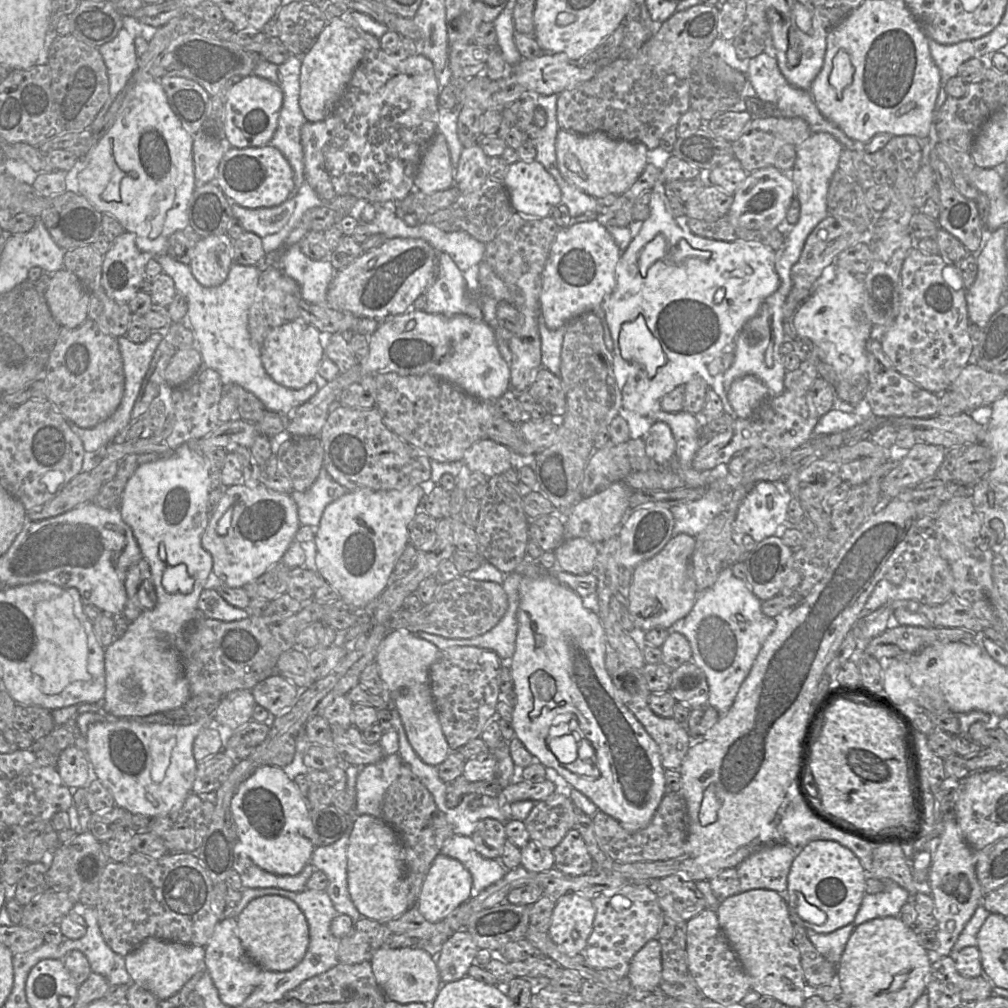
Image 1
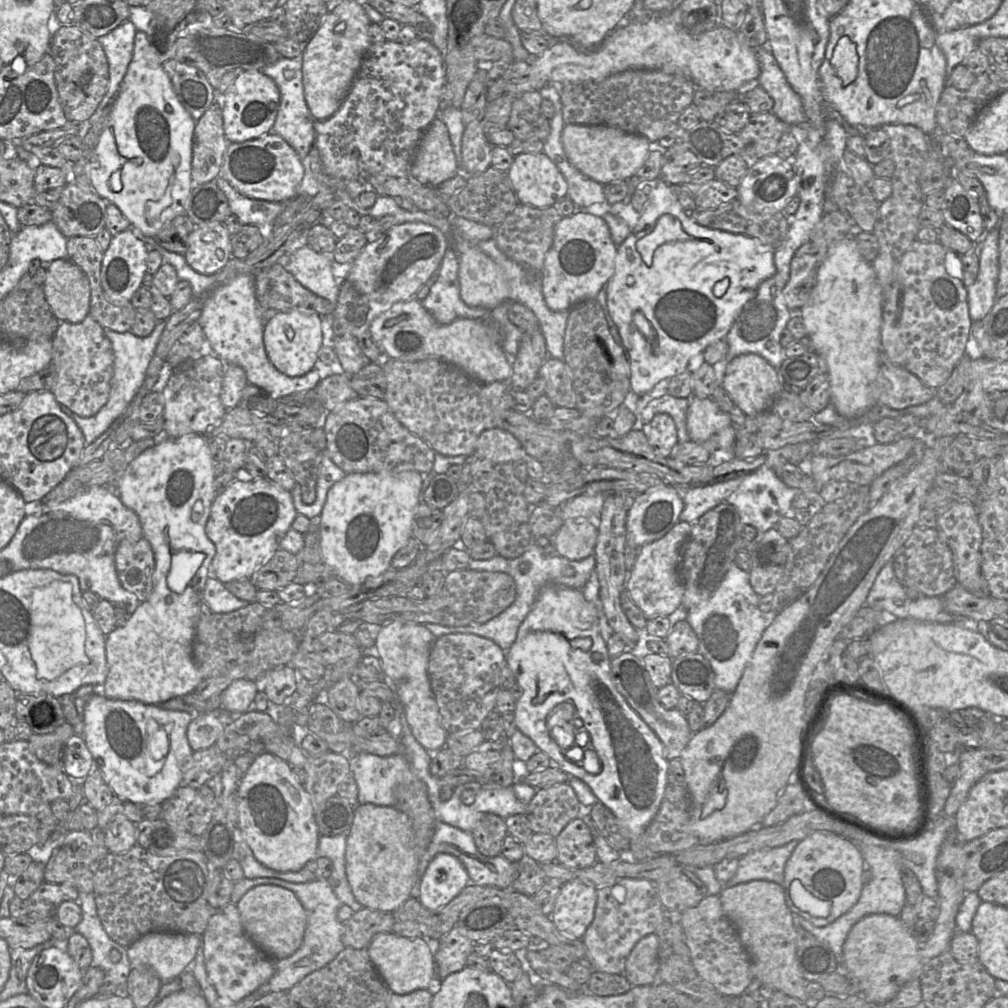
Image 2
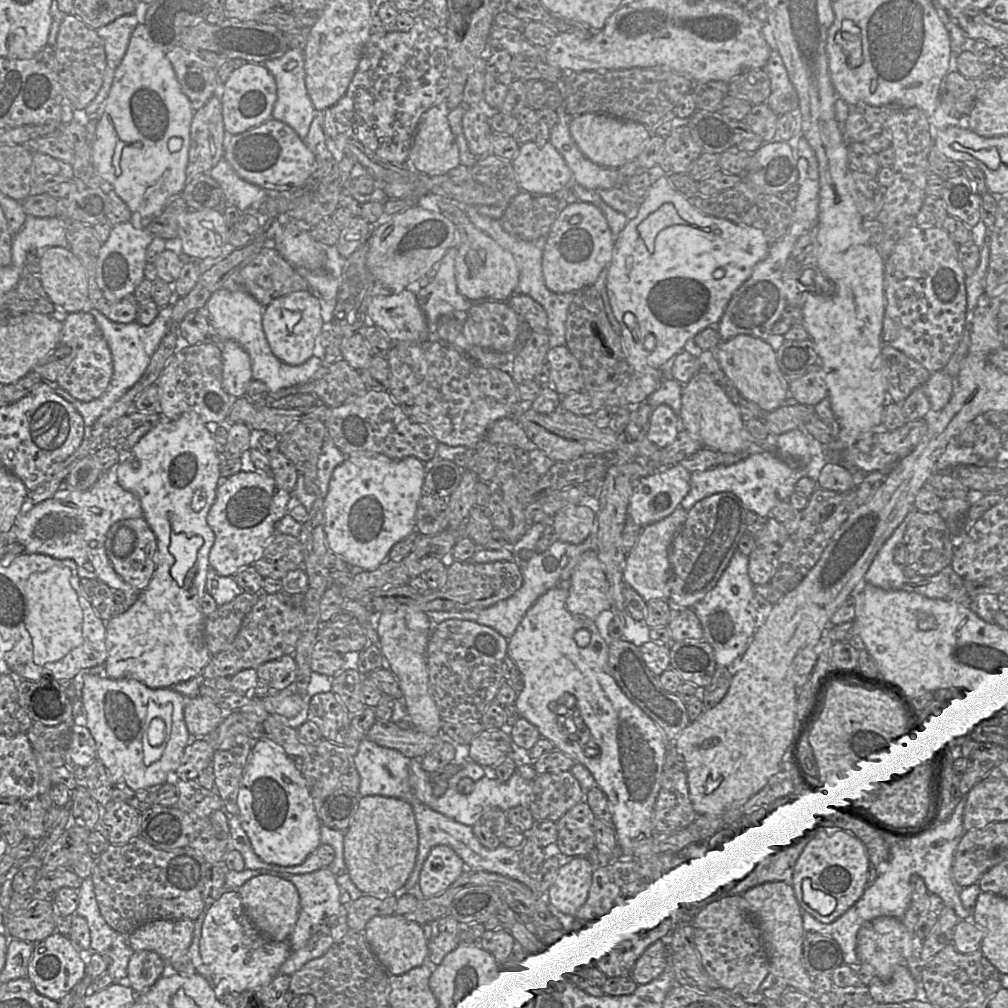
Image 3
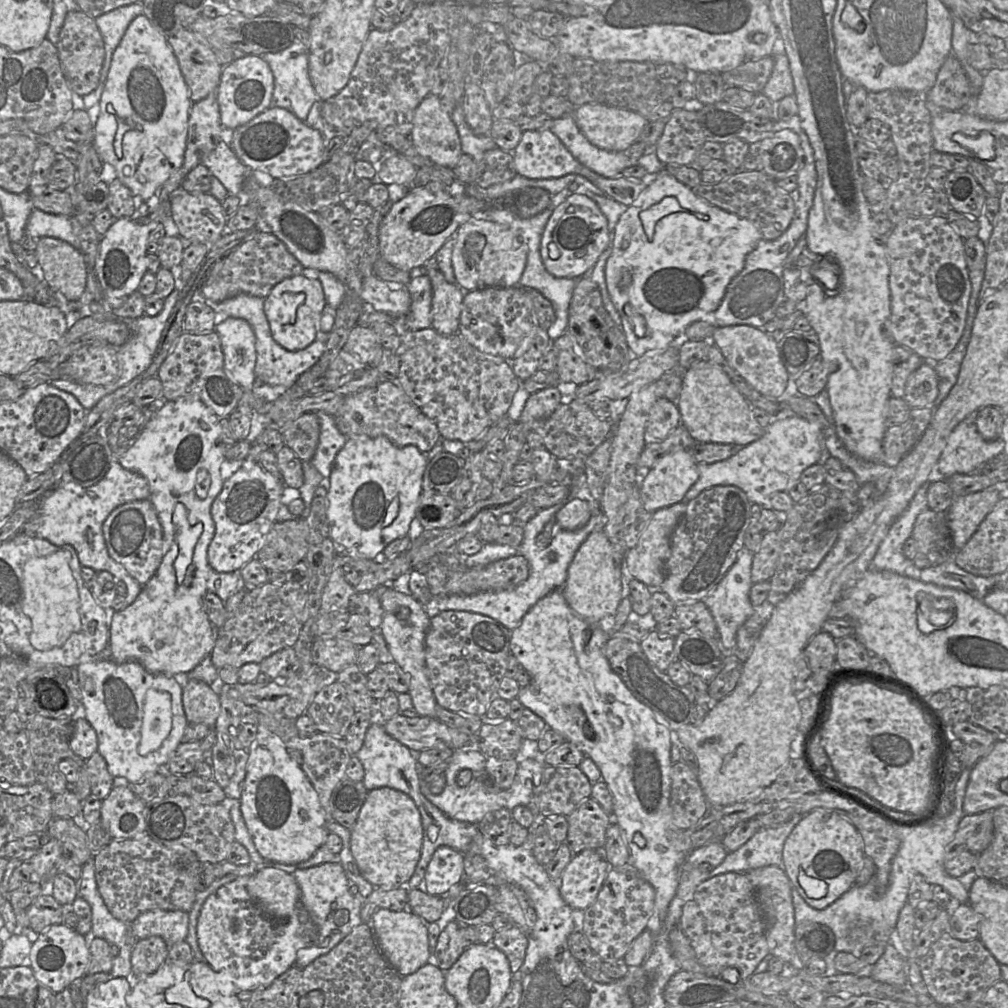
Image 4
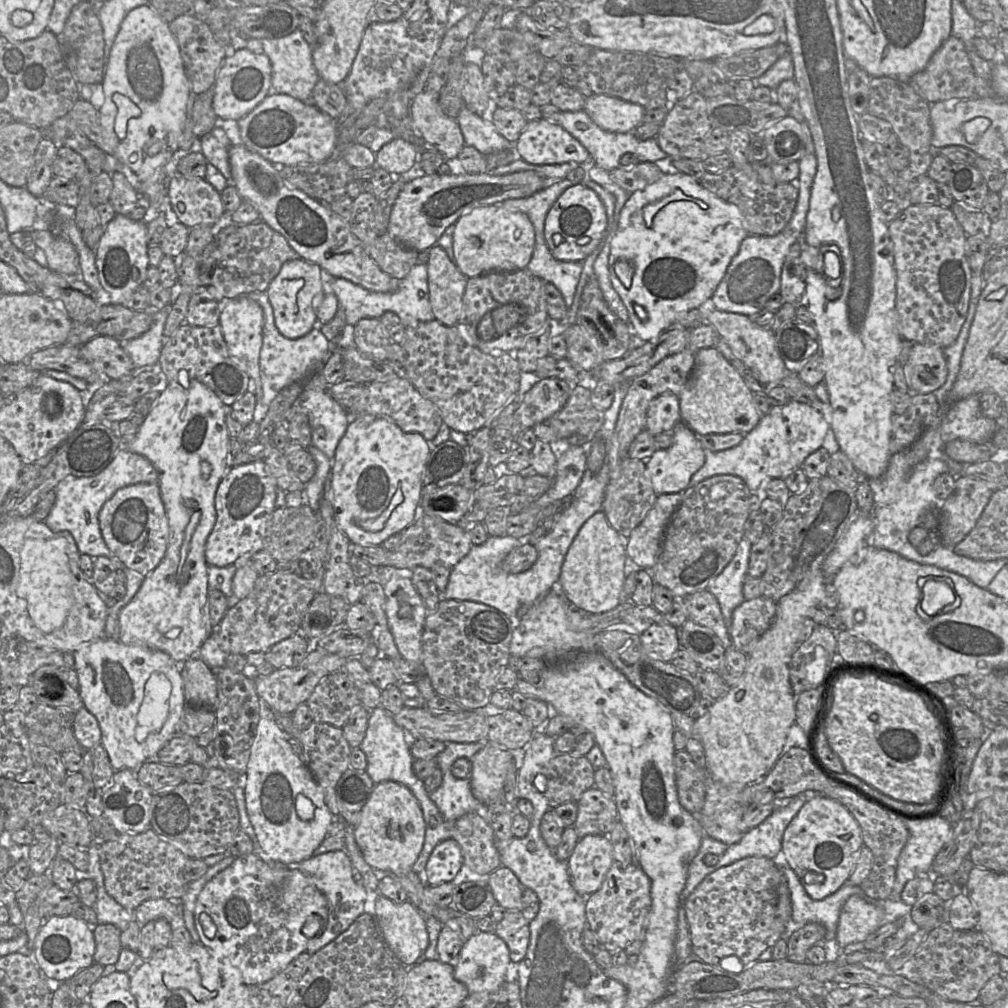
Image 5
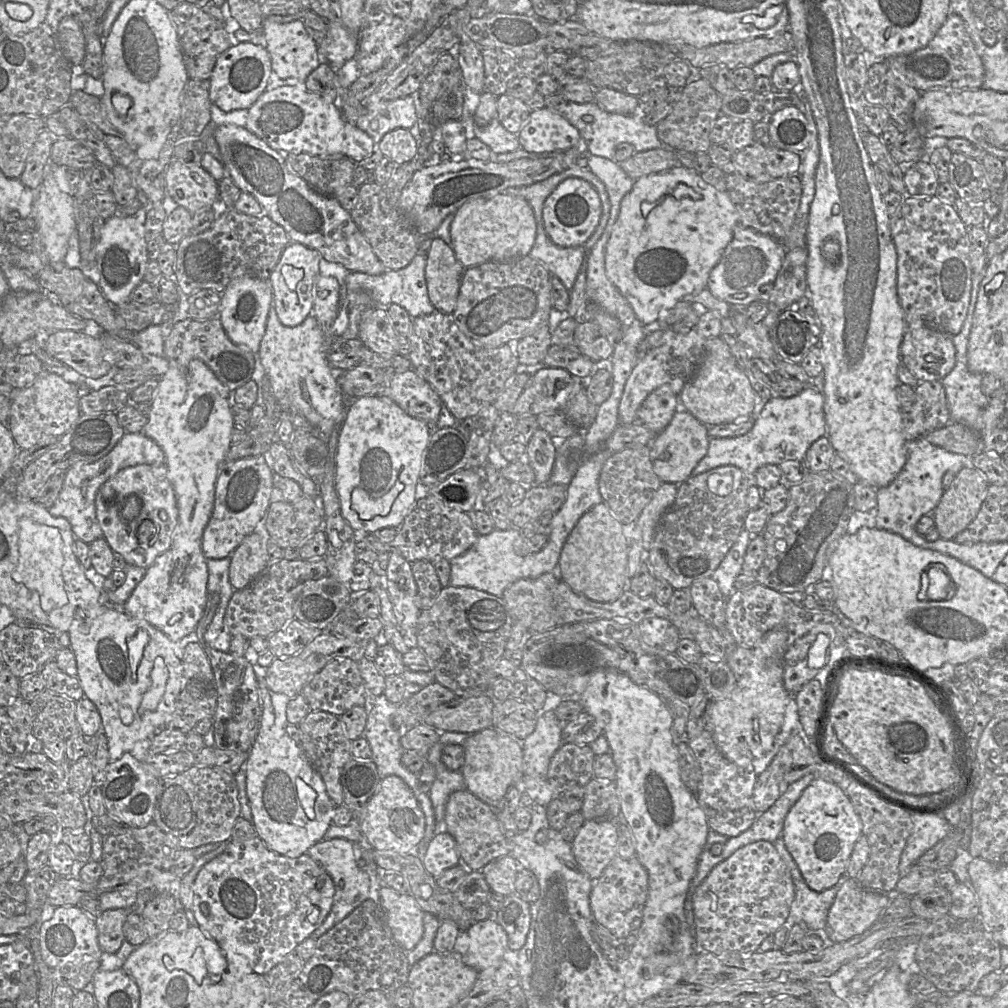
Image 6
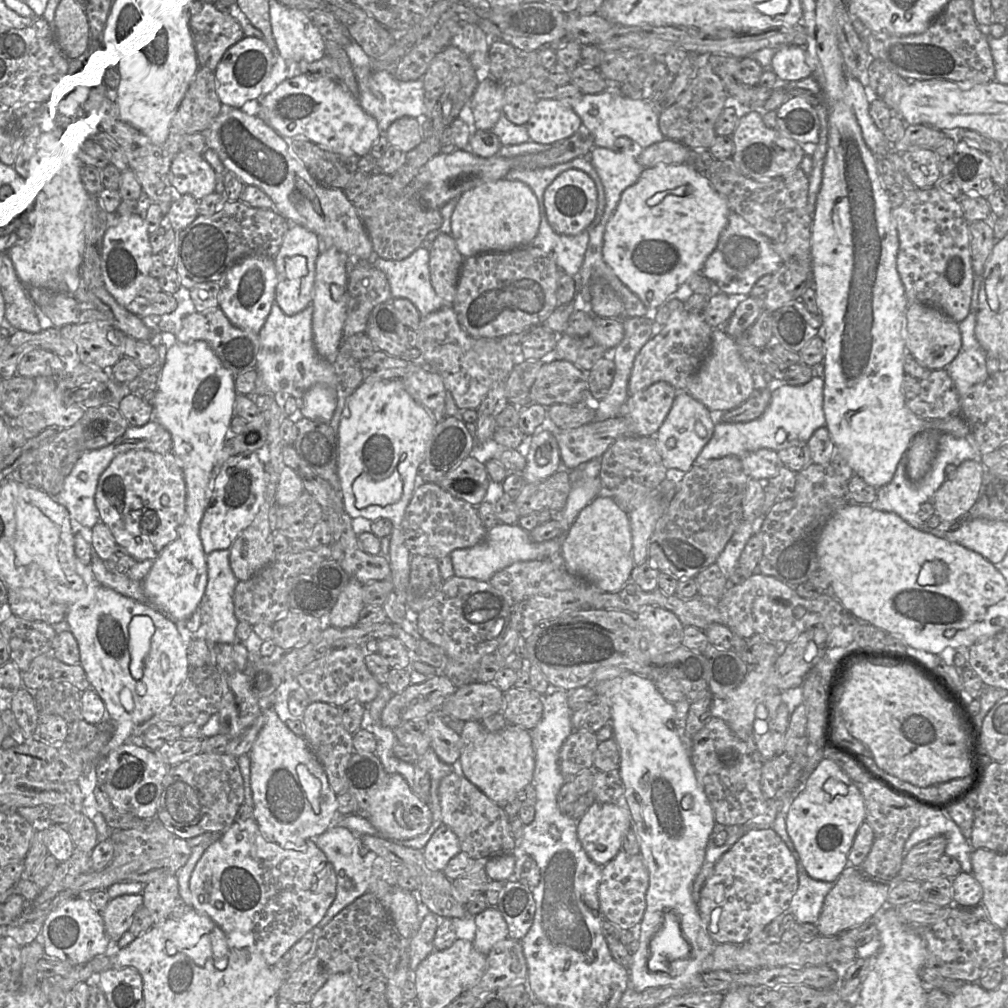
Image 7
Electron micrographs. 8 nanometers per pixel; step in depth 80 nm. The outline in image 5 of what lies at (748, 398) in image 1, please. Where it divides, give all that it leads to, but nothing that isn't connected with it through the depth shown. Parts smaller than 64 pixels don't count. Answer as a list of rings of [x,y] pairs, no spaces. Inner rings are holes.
[[[716,308],[708,315],[706,322],[713,326],[719,338],[727,343],[734,356],[743,362],[762,385],[780,382],[786,375],[787,368],[778,353],[774,333],[769,328],[761,328],[746,315]]]

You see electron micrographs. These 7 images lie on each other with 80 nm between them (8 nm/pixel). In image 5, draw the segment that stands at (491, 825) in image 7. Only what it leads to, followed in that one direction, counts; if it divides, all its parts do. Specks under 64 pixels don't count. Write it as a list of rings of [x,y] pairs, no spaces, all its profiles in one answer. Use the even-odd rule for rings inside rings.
[[[470,812],[456,819],[452,839],[461,849],[463,864],[473,872],[487,877],[501,865],[493,829],[481,814]]]

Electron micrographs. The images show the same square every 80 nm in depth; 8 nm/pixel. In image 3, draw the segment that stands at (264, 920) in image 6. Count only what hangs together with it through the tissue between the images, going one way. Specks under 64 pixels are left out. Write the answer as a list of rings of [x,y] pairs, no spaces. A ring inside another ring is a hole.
[[[238,891],[223,892],[208,908],[201,928],[199,948],[201,958],[212,976],[218,999],[226,995],[240,997],[268,986],[291,954],[289,940],[273,941],[253,926]]]

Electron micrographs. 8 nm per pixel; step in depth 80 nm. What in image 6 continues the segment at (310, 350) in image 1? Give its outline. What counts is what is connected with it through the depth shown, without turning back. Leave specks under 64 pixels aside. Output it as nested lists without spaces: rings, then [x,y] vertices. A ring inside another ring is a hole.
[[[291,242],[269,276],[273,300],[280,322],[287,327],[300,325],[313,311],[314,287],[319,273],[321,256],[318,251]]]

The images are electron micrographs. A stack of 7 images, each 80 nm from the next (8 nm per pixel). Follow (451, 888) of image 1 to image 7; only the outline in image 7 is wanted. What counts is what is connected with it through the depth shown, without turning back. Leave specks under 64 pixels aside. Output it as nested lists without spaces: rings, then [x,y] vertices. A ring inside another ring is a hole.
[[[442,824],[427,842],[423,856],[430,869],[444,871],[448,862],[460,851],[457,835],[448,826]]]

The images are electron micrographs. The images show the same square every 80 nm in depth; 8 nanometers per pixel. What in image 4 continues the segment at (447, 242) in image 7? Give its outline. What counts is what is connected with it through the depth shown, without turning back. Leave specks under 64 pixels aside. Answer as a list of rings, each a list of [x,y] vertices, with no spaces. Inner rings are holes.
[[[438,268],[426,270],[426,274],[432,286],[432,327],[445,336],[458,333],[465,292],[449,283]]]

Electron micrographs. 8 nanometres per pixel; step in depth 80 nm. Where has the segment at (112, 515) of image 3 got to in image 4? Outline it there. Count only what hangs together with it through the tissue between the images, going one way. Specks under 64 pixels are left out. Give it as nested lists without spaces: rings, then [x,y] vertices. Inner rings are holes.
[[[112,455],[109,470],[95,485],[90,487],[73,484],[59,485],[47,496],[40,498],[35,535],[57,547],[72,546],[78,555],[81,566],[90,567],[96,573],[99,571],[111,573],[115,579],[115,585],[118,581],[124,582],[127,589],[124,604],[129,606],[136,600],[143,586],[109,555],[103,537],[102,525],[116,507],[127,502],[148,498],[147,480],[142,475],[123,468],[119,459]]]

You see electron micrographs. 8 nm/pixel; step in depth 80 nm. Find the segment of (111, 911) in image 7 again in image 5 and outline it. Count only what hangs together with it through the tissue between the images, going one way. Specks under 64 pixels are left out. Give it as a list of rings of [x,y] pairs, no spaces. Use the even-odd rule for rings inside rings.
[[[99,924],[94,928],[94,962],[102,966],[115,964],[122,948],[121,931],[113,924]]]

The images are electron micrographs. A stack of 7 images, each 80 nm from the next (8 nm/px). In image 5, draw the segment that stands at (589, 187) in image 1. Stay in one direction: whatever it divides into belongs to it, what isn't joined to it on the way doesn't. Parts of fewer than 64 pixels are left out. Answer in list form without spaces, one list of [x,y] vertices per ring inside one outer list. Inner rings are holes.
[[[608,95],[586,99],[584,111],[601,129],[614,133],[633,132],[644,119],[644,108]]]

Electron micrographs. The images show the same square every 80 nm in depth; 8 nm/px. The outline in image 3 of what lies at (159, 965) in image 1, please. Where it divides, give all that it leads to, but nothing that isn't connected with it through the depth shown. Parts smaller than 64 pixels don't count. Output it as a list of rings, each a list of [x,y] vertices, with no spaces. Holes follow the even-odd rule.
[[[189,919],[150,921],[129,936],[134,952],[153,951],[166,963],[176,952],[188,952],[192,942],[194,923]]]

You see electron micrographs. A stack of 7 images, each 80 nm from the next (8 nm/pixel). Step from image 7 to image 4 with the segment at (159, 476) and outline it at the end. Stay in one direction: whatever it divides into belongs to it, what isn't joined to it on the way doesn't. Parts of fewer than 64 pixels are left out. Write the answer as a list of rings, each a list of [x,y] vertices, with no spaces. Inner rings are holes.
[[[149,499],[127,502],[116,507],[102,525],[109,555],[141,585],[155,574],[163,558],[163,531]]]

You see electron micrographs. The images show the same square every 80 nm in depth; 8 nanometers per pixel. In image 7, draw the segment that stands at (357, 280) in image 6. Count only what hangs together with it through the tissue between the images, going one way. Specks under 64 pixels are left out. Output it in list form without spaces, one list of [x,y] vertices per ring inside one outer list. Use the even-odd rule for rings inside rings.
[[[423,246],[403,260],[383,259],[374,255],[371,262],[386,275],[391,299],[410,300],[422,317],[446,305],[432,287],[429,250]]]

